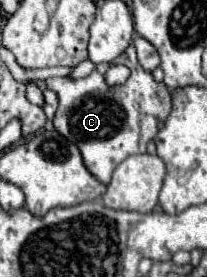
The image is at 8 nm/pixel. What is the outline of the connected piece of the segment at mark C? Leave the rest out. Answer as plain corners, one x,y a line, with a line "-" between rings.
131,45
121,53
113,65
125,65
131,71
131,77
125,85
107,87
103,75
107,65
97,65
93,73
85,79
69,81
67,77
47,79
47,87
57,91
59,107
55,113
55,129
73,141
83,155
87,169
101,181
109,183
113,169
133,153
145,153
147,143
157,135
157,123
167,119
171,111
171,95
165,83
157,83
149,71
145,71
135,55

